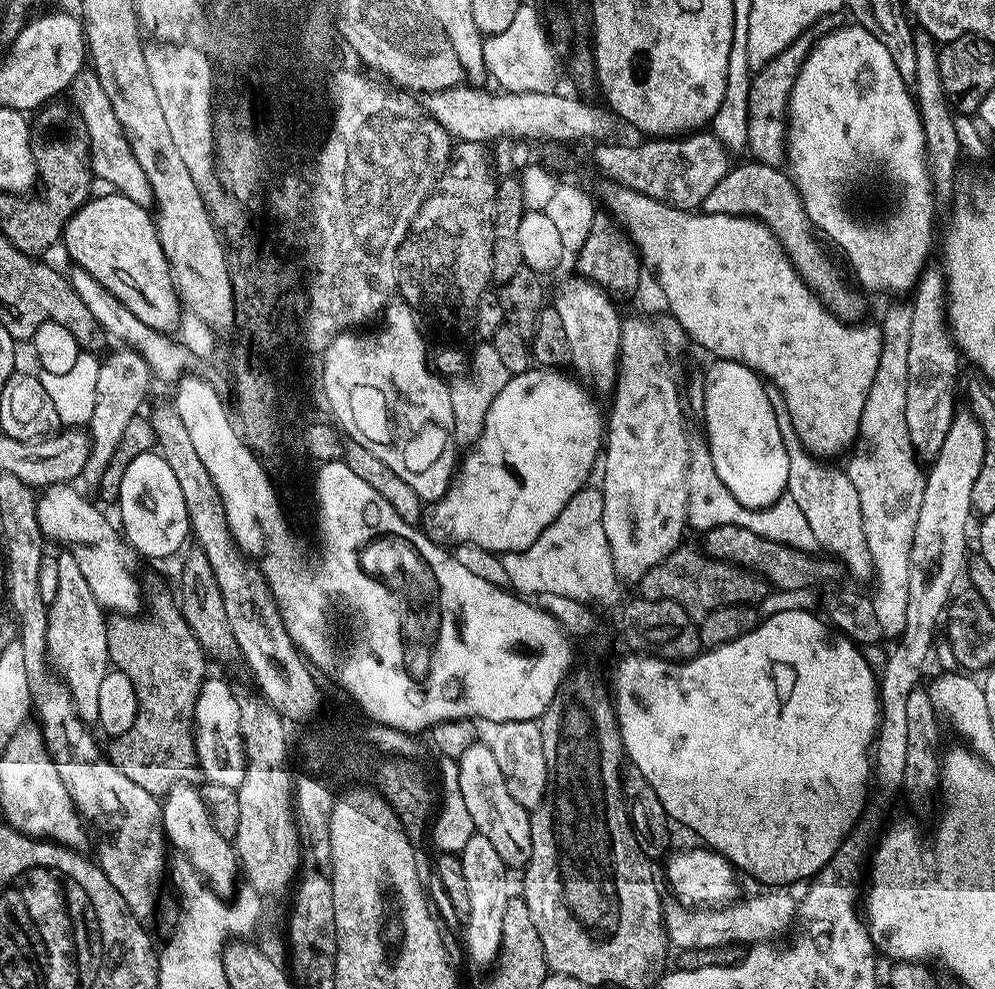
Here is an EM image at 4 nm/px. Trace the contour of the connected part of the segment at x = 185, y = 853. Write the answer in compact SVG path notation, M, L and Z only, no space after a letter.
M191 783L173 786L162 797L160 817L164 823L164 835L167 843L171 847L173 844L180 851L177 853L183 859L191 862L196 873L212 889L215 896L231 897L237 891L238 857L236 849L230 843L229 837L218 834L218 830L214 830L214 826L210 822L210 814L206 814L206 806L200 797L199 787L193 786Z

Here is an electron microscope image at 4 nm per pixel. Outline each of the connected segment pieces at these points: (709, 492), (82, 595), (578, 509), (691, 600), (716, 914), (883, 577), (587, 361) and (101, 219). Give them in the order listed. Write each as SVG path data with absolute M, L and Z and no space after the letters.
M703 439L688 441L688 469L686 470L686 494L688 495L687 527L707 530L714 526L746 526L746 530L754 530L754 534L762 534L762 538L770 538L774 542L782 542L791 548L803 552L815 553L818 542L814 538L814 530L810 530L810 521L802 514L802 509L787 494L775 500L768 508L747 508L726 490L726 486L718 478L714 464L710 458L710 450Z
M64 550L57 555L59 569L58 594L48 606L48 629L46 646L48 663L60 679L72 691L76 703L76 714L92 726L98 721L98 693L102 687L102 678L110 671L107 652L108 620L105 609L94 598L86 577L74 554Z
M585 486L566 502L562 514L542 530L534 546L521 552L503 553L508 584L517 593L528 598L542 594L562 594L583 604L612 604L620 596L622 582L614 570L614 558L602 530L602 502L604 495L599 487Z
M681 546L662 562L658 562L658 566L654 566L641 578L638 585L639 595L645 600L673 600L697 622L714 610L731 604L759 605L769 595L768 581L757 572L748 572L736 564L716 560L699 547L696 548Z
M768 886L757 896L745 895L735 902L723 906L689 906L679 902L665 903L664 929L668 931L668 939L677 949L681 948L724 948L728 944L744 944L751 946L761 942L772 942L780 936L795 921L798 916L798 900L791 896L789 889L784 886Z
M908 302L890 305L884 317L879 317L882 354L878 354L878 370L874 382L870 382L870 394L866 394L866 406L860 419L862 431L846 465L858 492L866 546L870 546L876 584L876 592L871 593L872 605L884 638L899 637L904 630L906 598L910 594L910 546L922 510L926 479L922 461L910 442L910 430L906 430L906 382L910 374L910 325L913 322L914 314Z
M573 274L569 280L564 280L556 288L556 300L554 306L562 318L562 330L566 330L566 342L568 343L568 358L571 367L576 367L575 375L581 381L587 382L597 393L611 393L616 386L616 374L620 366L620 322L621 313L616 313L612 305L613 297L599 288L591 280L584 279L579 274Z
M119 194L89 198L65 224L62 248L68 251L76 268L85 268L146 326L168 334L181 321L182 300L174 287L153 213L148 210L145 205Z

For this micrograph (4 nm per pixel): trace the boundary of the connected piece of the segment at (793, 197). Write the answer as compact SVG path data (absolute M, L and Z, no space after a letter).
M755 158L749 161L749 164L737 163L729 169L725 177L707 194L702 205L703 211L707 214L751 216L754 220L764 221L780 241L788 261L796 267L797 274L804 279L820 303L839 320L855 321L859 317L856 315L864 308L865 293L857 290L851 283L848 285L839 266L828 257L821 237L814 231L804 213L804 203L800 201L791 179L783 171L780 173L781 169L775 164L762 164Z

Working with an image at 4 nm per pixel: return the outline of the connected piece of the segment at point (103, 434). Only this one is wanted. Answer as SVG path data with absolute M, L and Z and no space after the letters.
M127 346L117 347L117 352L112 352L108 357L103 357L100 369L98 370L98 386L94 393L94 414L86 426L86 431L92 438L90 446L90 458L86 458L83 479L89 480L92 486L99 485L102 474L106 472L106 466L110 466L110 458L114 458L114 450L118 450L118 442L122 442L122 433L126 430L130 418L141 415L144 399L148 396L148 387L154 381L154 373L144 359Z

